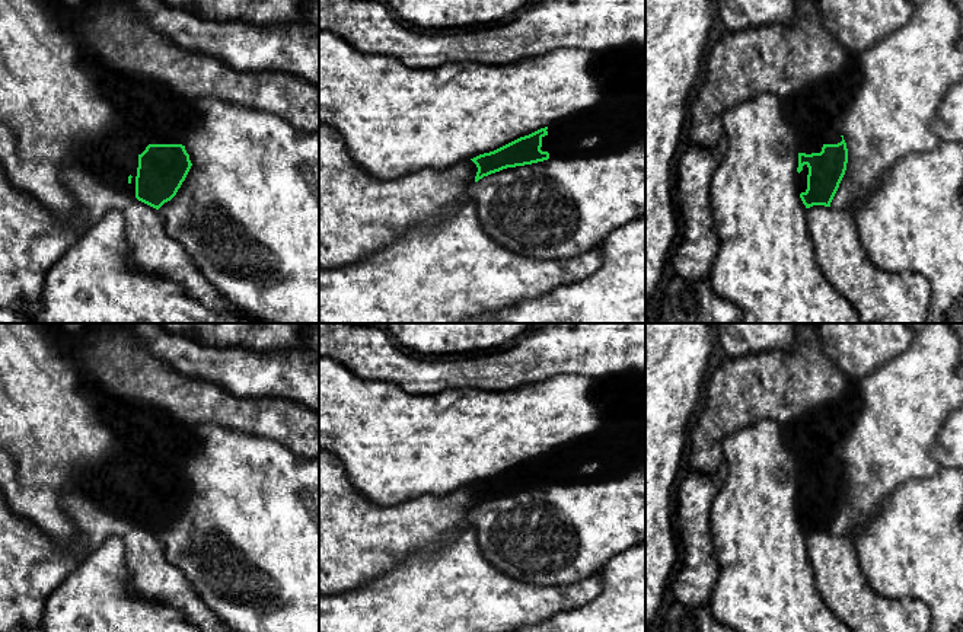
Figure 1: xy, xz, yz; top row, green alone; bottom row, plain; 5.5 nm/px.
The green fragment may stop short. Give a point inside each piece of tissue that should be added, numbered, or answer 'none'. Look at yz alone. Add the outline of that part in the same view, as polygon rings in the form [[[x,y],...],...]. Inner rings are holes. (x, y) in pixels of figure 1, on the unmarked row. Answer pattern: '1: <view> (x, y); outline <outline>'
1: yz (816, 471); outline [[[814,462],[814,465],[811,466],[810,473],[814,476],[814,479],[820,479],[822,473],[825,470],[838,470],[842,467],[842,463],[838,462],[835,466],[829,467],[829,466],[820,466],[817,462]]]

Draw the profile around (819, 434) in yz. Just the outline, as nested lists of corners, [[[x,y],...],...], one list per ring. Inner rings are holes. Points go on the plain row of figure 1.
[[[846,377],[845,390],[839,398],[819,405],[793,421],[781,424],[784,440],[795,463],[797,479],[814,479],[810,470],[816,462],[820,466],[829,467],[842,462],[841,450],[854,431],[854,425],[862,406],[860,379]]]

